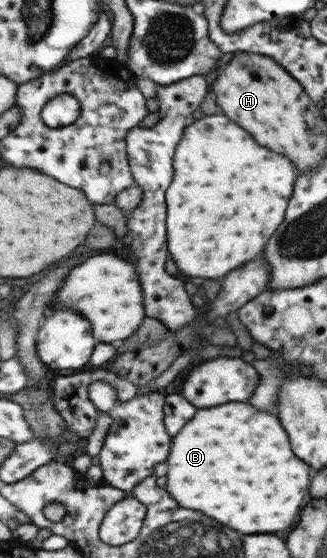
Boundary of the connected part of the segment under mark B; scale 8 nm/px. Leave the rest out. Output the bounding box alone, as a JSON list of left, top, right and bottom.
[164,404,310,534]

